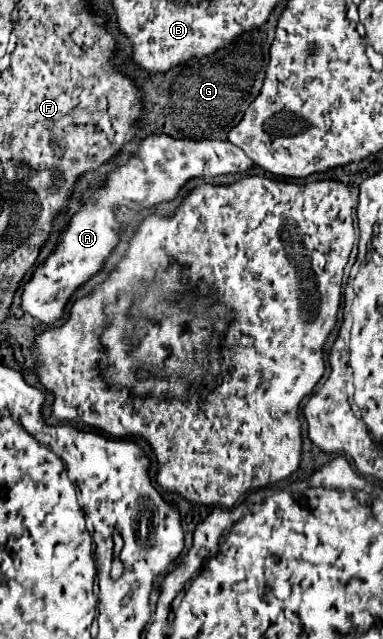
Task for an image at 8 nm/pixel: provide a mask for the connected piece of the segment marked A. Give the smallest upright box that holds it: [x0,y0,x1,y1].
[22,133,252,325]

